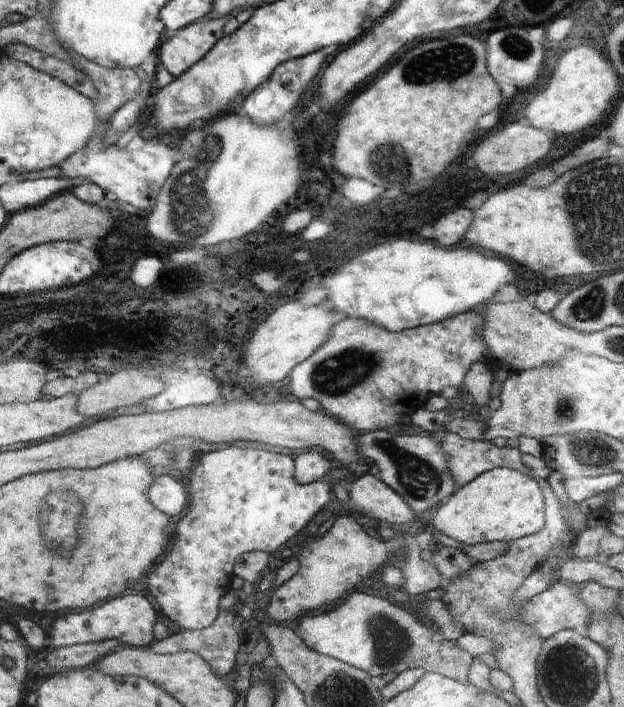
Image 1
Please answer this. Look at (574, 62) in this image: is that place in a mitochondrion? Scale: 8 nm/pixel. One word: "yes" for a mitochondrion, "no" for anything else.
no

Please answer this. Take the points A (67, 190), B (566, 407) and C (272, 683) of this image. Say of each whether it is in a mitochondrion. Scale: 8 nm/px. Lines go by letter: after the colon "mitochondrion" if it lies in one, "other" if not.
A: other
B: mitochondrion
C: other

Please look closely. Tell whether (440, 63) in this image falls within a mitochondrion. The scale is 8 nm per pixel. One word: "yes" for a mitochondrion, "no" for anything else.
yes

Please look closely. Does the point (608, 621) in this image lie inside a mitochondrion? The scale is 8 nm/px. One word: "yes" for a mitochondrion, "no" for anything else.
yes

